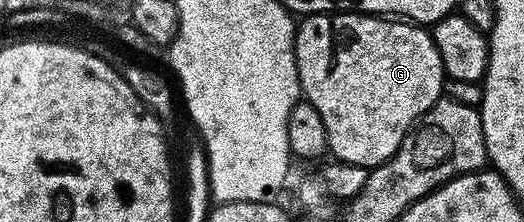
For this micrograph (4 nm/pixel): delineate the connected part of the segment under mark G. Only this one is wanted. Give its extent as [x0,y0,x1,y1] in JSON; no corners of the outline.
[295,16,445,168]

